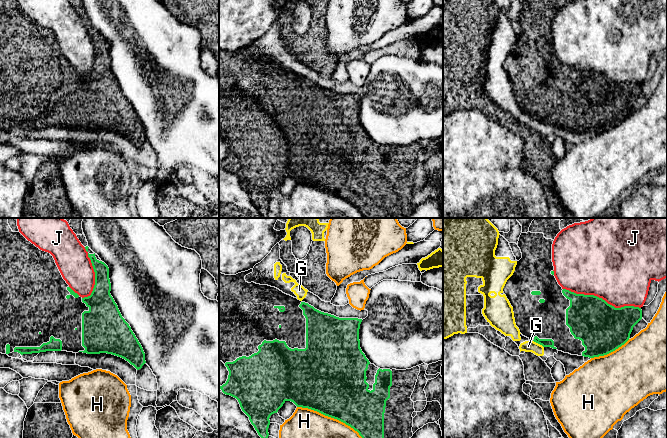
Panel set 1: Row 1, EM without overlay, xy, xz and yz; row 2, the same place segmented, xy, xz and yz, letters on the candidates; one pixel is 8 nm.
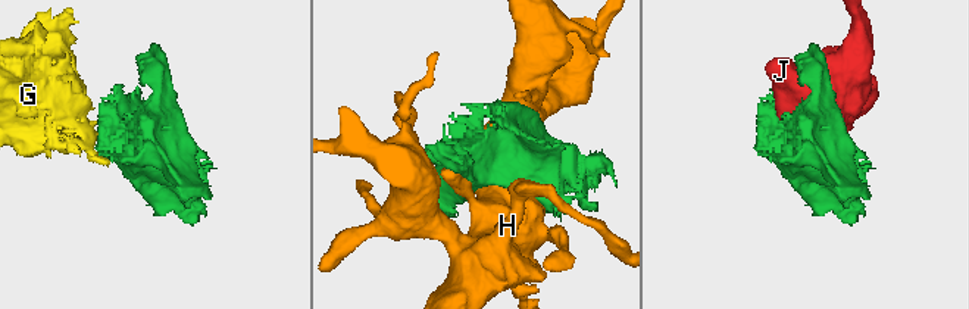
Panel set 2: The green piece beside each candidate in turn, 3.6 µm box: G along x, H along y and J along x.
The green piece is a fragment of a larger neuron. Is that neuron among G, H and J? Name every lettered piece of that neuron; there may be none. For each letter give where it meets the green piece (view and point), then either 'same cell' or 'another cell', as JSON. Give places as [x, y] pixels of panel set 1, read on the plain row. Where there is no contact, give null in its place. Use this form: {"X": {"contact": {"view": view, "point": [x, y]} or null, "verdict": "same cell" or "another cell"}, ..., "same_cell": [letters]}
{"G": {"contact": {"view": "yz", "point": [538, 119]}, "verdict": "another cell"}, "H": {"contact": {"view": "xz", "point": [332, 193]}, "verdict": "another cell"}, "J": {"contact": {"view": "yz", "point": [601, 74]}, "verdict": "another cell"}, "same_cell": []}

